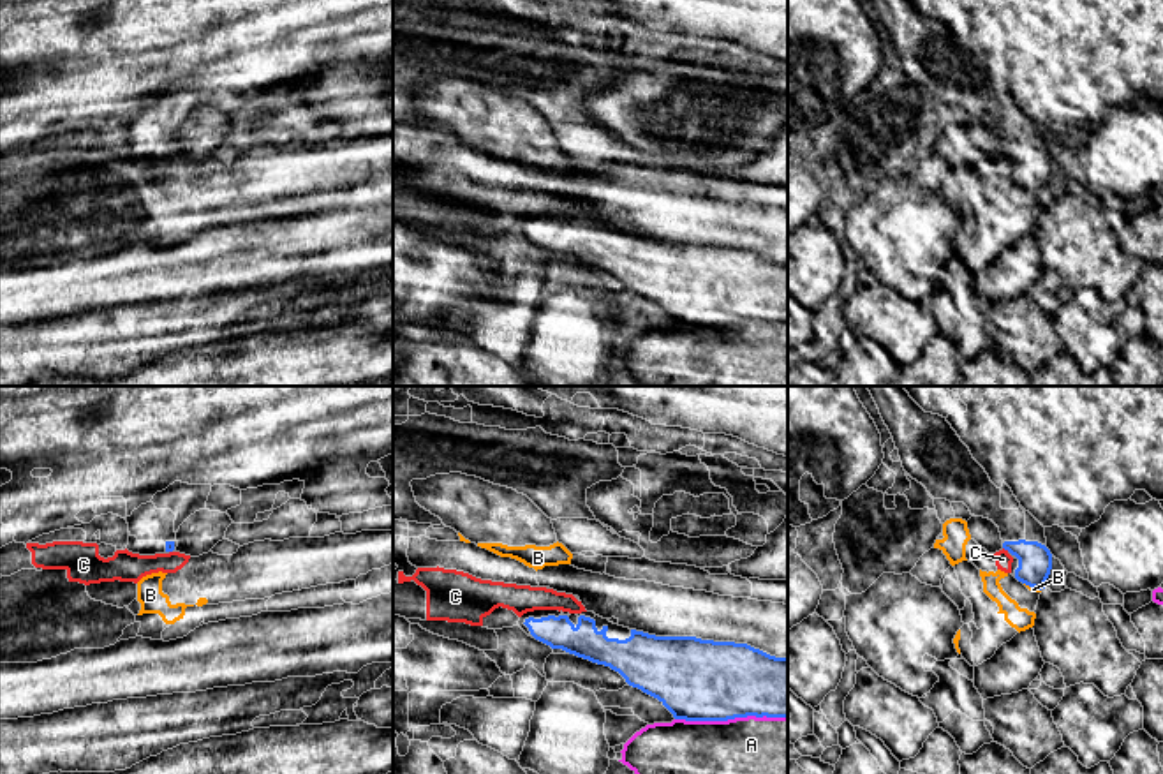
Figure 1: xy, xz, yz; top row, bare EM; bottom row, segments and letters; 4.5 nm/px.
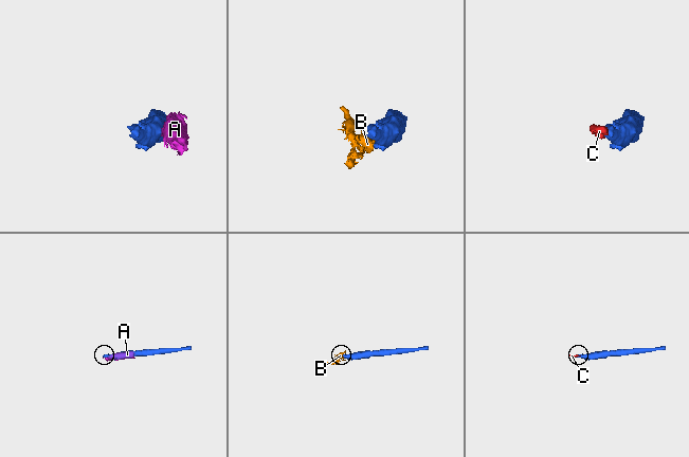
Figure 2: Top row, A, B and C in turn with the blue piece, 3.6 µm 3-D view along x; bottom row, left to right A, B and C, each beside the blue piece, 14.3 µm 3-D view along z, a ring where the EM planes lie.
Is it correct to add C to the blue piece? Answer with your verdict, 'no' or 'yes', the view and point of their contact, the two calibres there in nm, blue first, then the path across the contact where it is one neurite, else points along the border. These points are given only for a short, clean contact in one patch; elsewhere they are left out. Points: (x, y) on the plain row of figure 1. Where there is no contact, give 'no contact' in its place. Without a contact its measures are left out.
no; contact yz (1007, 154); calibres 160 and 80 nm; border yz (1003, 152), (1008, 156)

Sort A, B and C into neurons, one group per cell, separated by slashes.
A / B C

